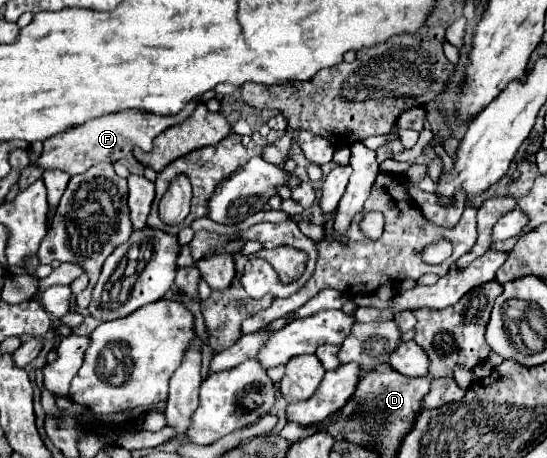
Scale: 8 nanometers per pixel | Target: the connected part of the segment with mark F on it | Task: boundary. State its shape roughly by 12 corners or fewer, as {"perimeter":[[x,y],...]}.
{"perimeter":[[126,110],[88,120],[44,140],[30,166],[70,176],[152,150],[176,116]]}

